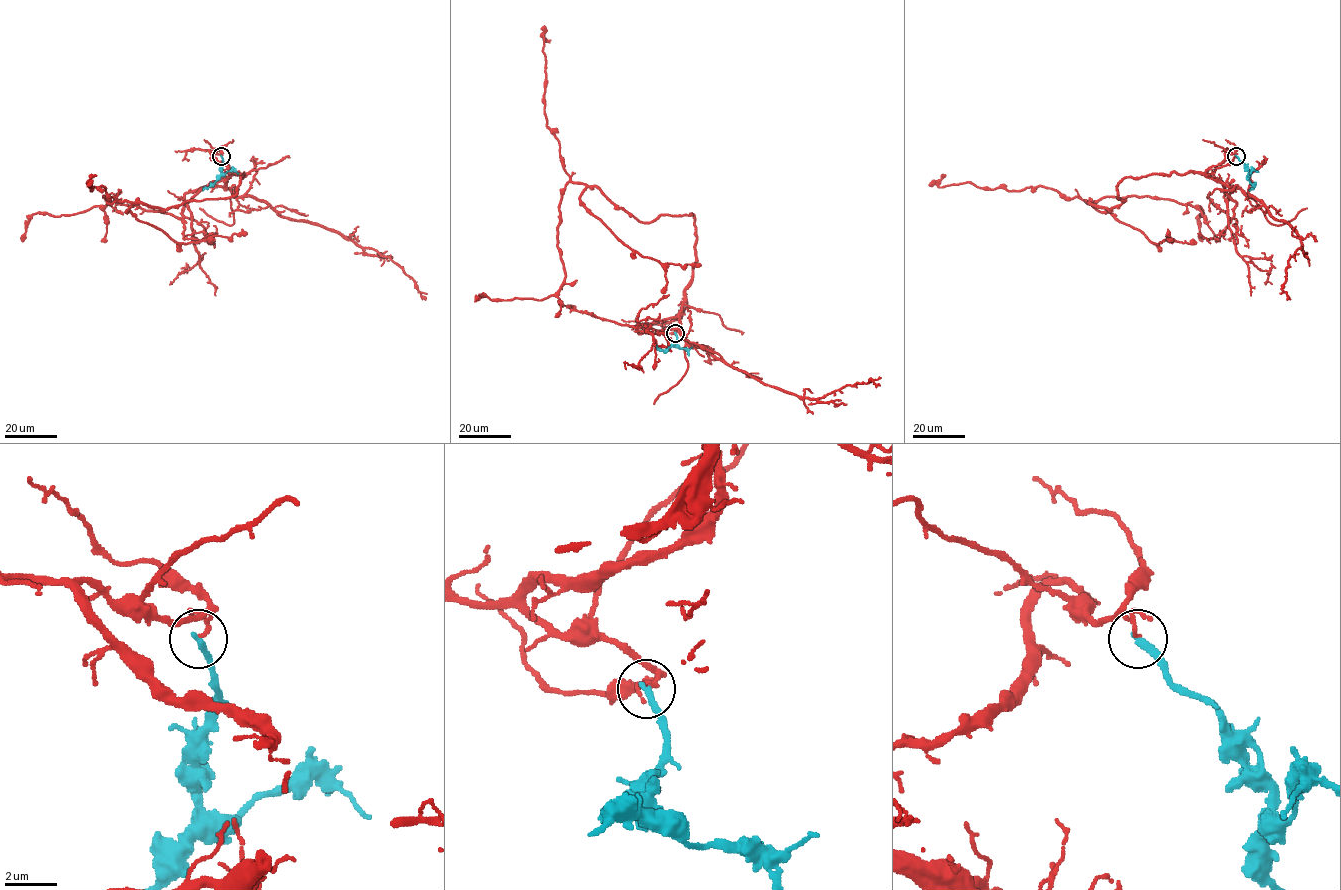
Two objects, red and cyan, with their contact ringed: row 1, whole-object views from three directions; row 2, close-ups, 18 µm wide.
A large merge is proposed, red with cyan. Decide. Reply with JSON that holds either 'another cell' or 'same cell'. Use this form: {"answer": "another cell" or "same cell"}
{"answer": "another cell"}

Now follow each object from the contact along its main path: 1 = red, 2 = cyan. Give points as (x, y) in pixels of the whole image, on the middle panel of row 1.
1: (675, 333), (663, 324), (682, 315), (694, 216), (639, 222), (571, 182), (561, 288), (476, 299)
2: (675, 333), (674, 345), (663, 350), (657, 345)

